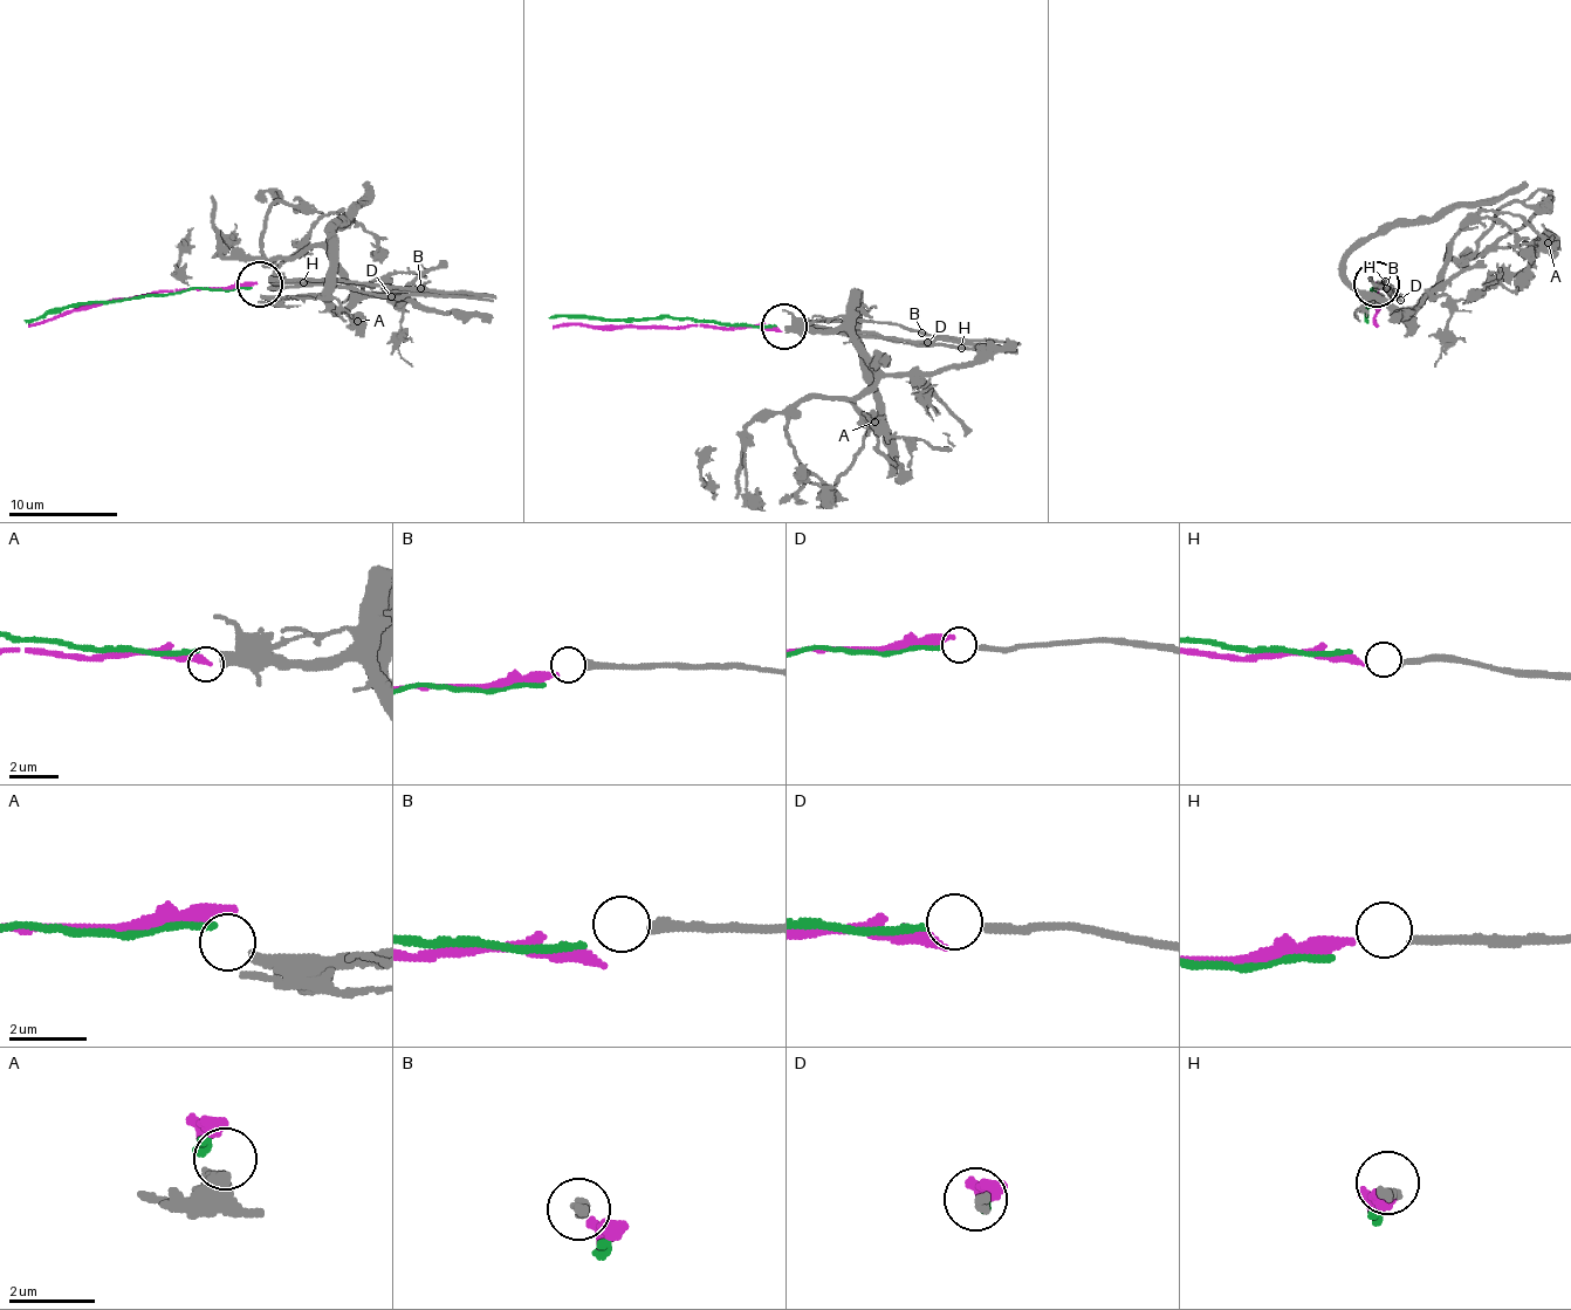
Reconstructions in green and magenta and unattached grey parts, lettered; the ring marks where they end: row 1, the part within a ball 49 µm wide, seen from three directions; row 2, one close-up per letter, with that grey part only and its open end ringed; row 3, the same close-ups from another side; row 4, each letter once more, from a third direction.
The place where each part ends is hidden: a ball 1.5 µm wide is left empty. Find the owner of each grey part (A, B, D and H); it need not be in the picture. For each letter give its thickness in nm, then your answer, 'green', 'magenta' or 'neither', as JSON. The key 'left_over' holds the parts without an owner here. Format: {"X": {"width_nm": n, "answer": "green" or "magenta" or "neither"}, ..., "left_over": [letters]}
{"A": {"width_nm": 380, "answer": "neither"}, "B": {"width_nm": 280, "answer": "neither"}, "D": {"width_nm": 200, "answer": "green"}, "H": {"width_nm": 200, "answer": "magenta"}, "left_over": ["A", "B"]}

